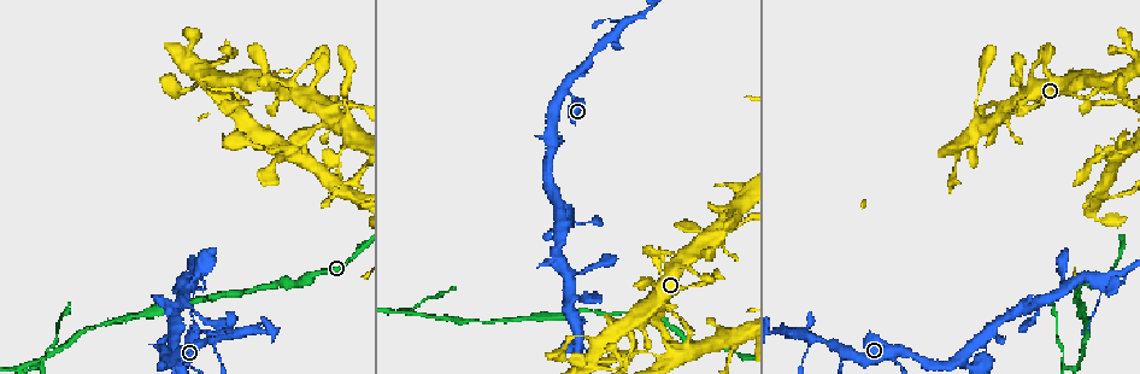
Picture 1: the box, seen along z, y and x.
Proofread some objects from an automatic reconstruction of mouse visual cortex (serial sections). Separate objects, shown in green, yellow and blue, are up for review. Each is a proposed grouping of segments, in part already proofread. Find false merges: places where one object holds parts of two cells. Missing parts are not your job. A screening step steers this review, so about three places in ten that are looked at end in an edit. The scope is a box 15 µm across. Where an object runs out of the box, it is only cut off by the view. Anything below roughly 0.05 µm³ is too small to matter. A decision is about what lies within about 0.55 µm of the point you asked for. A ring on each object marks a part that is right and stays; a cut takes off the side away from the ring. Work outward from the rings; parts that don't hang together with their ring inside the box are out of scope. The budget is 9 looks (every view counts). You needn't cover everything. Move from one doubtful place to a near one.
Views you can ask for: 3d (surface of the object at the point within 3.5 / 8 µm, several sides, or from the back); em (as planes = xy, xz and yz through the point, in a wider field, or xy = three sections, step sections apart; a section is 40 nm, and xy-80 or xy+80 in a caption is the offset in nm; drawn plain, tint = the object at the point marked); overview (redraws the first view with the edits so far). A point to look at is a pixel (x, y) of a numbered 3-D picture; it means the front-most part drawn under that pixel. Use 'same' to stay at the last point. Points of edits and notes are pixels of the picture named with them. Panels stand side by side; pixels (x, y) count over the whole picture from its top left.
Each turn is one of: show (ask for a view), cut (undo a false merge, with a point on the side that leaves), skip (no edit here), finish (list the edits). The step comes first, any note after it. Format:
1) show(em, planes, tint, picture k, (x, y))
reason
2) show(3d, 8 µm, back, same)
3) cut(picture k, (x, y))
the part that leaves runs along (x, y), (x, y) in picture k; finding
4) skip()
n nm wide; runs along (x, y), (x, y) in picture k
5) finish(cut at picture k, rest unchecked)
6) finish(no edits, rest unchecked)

show(3d, 3.5 µm, picture 1, (235, 97))
a narrow waist

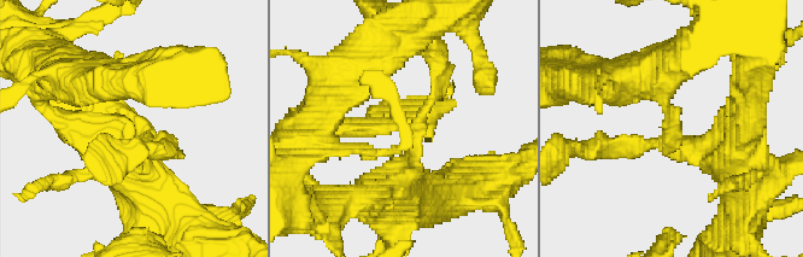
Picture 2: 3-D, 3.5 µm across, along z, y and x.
show(em, xy, step 1, tint, picture 2, (414, 129))
3 arms; arms of 150, 300, 400 nm; need the tissue

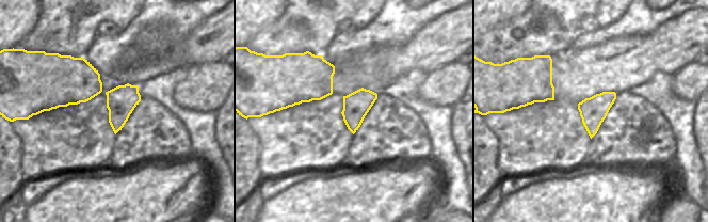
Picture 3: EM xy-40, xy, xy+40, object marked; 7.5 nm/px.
skip()
runs along (332, 127), (406, 127), (417, 190) in picture 2; one cell here

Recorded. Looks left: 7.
show(3d, 3.5 µm, picture 1, (1080, 366))
abrupt turn

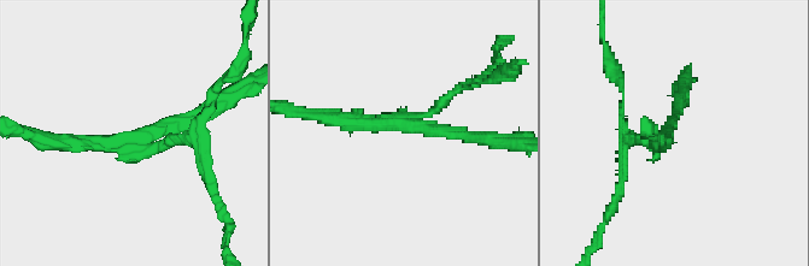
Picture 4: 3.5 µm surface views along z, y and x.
show(em, xy, step 5, tint, picture 4, (149, 133))
3 arms; arms of 150, 150, 200 nm

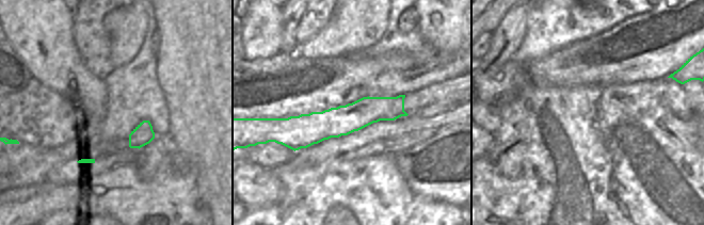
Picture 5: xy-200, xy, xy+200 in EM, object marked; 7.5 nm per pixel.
cut(picture 4, (183, 140))
a second cell is stuck on

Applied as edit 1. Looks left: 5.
show(overview)
redraw

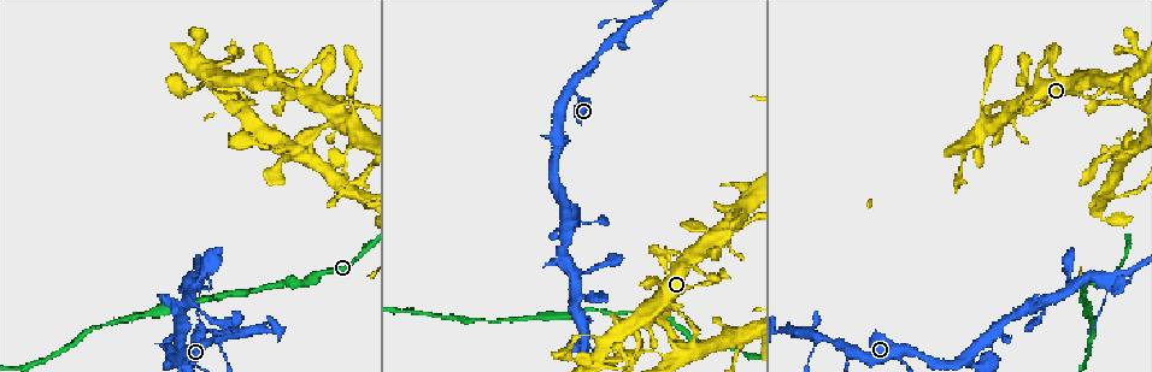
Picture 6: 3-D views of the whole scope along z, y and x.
show(3d, 3.5 µm, picture 6, (857, 352))
sharp bend

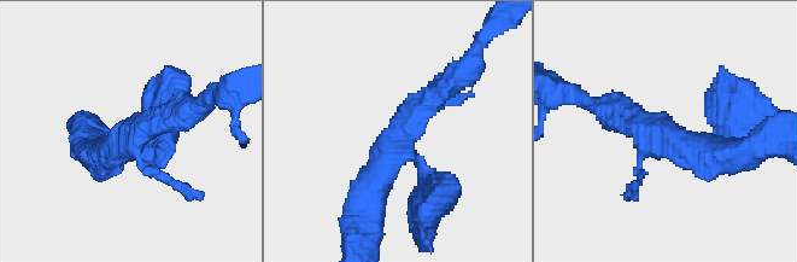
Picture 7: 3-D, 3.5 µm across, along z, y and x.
show(em, xy, step 2, tint, picture 7, (667, 139))

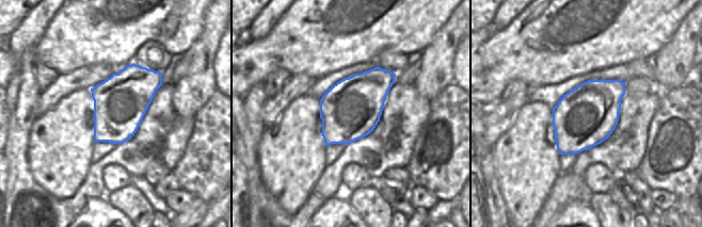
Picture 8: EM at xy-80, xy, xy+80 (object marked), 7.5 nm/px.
skip()
runs along (724, 150), (652, 141), (637, 182) in picture 7; all the same cell

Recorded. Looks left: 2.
show(3d, 3.5 µm, picture 6, (204, 280))
sharp bend

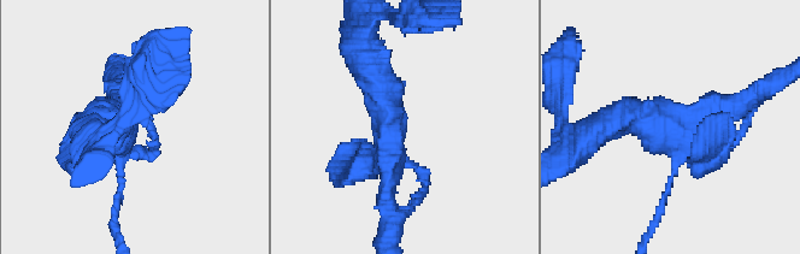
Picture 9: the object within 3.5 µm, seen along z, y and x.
show(em, planes, tint, picture 9, (686, 131))

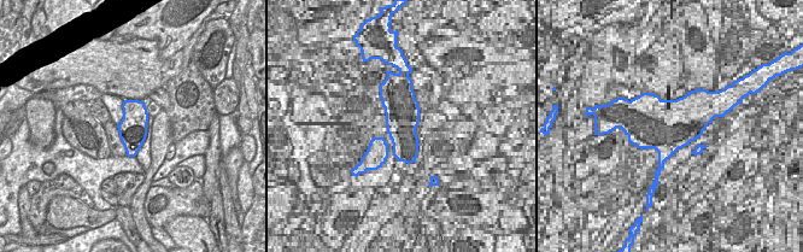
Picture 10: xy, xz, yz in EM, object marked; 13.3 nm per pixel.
skip()
runs along (617, 117), (672, 139), (753, 94) in picture 9; one cell here

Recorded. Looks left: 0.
finish(cut at picture 4, rest unchecked)

